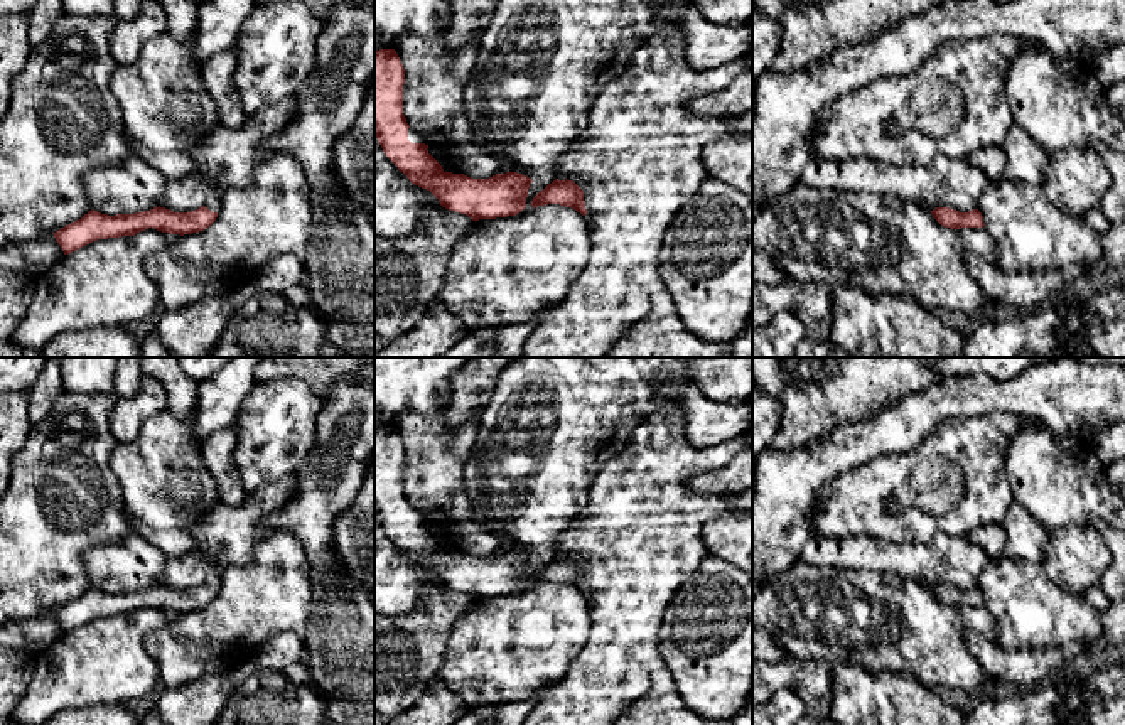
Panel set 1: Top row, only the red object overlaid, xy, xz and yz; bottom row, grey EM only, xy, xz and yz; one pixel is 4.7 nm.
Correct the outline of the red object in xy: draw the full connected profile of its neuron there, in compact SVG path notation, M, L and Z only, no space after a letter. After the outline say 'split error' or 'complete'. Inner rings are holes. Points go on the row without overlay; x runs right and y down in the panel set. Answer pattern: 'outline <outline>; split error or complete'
outline M216 572L209 573L202 585L189 590L174 590L159 583L143 590L108 593L91 587L52 612L64 632L69 632L93 619L135 614L148 605L180 614L199 610L216 599L219 587L221 575Z; split error

